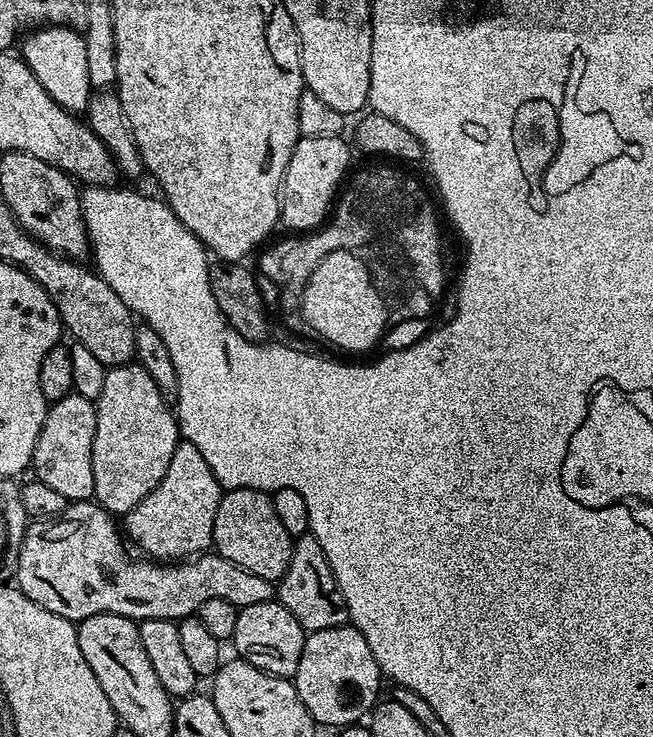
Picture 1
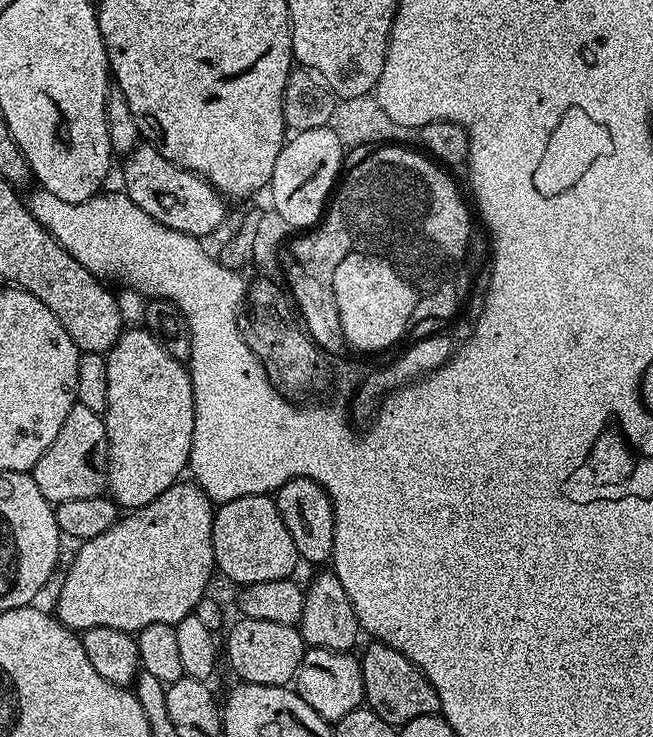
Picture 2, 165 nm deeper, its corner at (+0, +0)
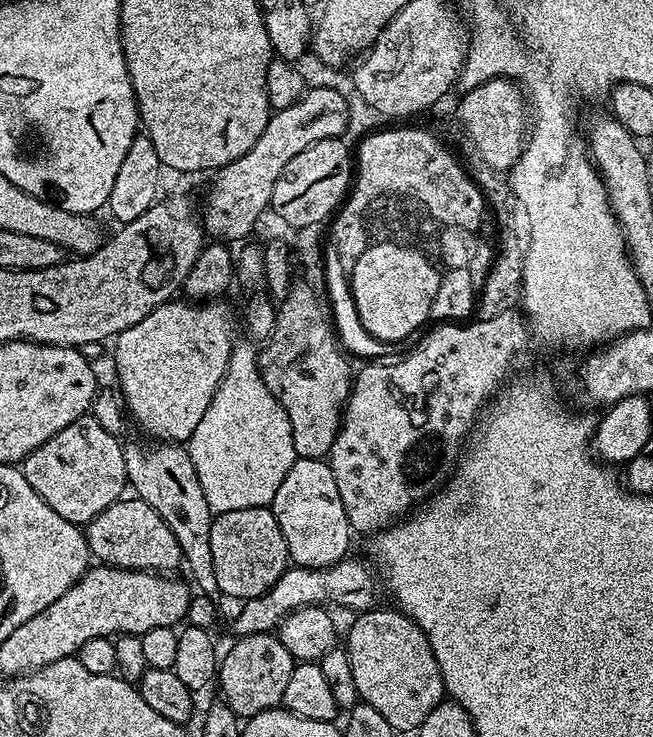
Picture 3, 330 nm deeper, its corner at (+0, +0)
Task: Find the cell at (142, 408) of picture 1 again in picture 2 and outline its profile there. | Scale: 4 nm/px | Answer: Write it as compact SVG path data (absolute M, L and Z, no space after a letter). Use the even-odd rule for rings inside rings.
M129 327L121 332L118 342L106 354L106 382L108 383L108 409L102 413L108 435L108 487L107 495L121 509L141 508L162 490L177 483L185 475L194 438L194 390L187 367L175 360L167 347L147 328Z

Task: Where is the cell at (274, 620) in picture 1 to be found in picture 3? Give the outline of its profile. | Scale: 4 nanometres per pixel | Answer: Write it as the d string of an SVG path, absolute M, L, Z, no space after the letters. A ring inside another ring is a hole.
M272 632L250 634L233 641L232 649L223 653L218 669L218 689L223 702L240 718L281 707L286 685L290 683L290 674L297 666L290 650L286 650L279 635Z

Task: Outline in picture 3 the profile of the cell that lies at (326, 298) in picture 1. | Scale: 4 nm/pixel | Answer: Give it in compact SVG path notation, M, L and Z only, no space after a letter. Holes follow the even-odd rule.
M381 247L365 251L358 262L351 265L351 287L354 305L362 326L375 340L395 342L404 340L415 328L420 328L432 315L432 304L438 292L441 273L431 260L425 260L414 252L404 252L401 248Z

